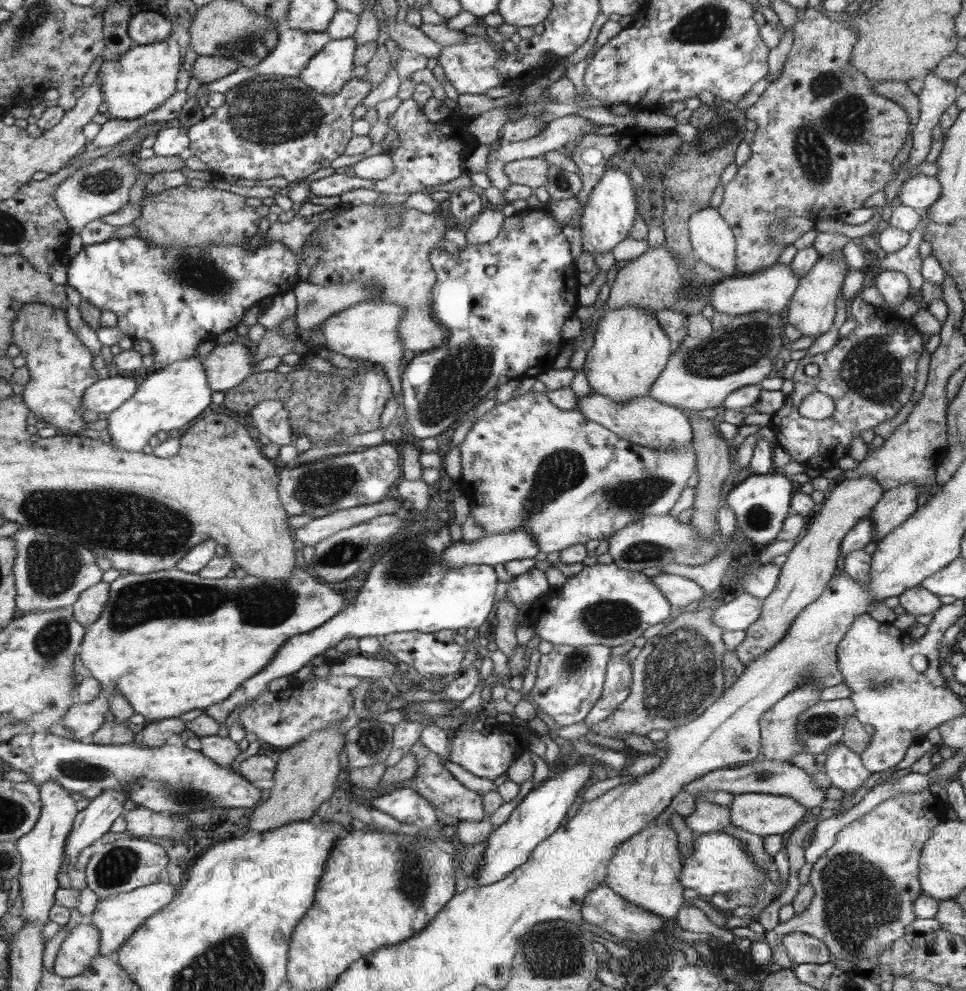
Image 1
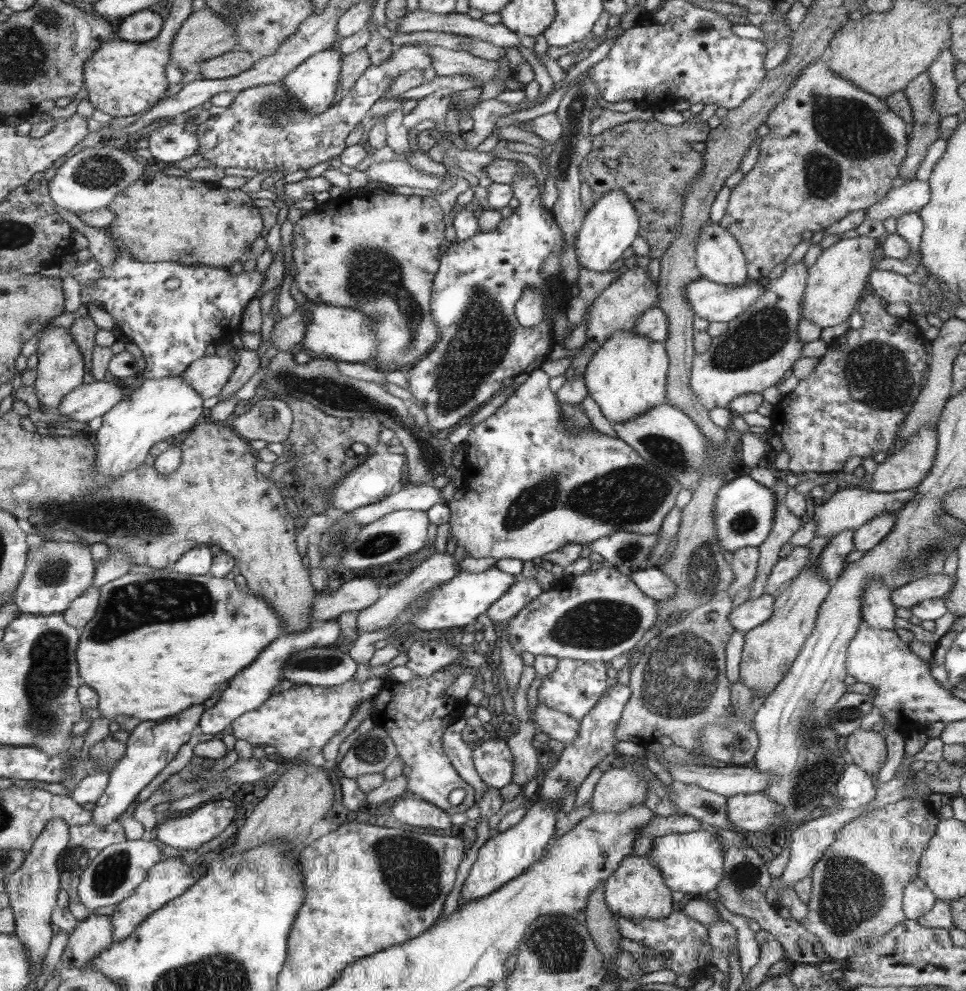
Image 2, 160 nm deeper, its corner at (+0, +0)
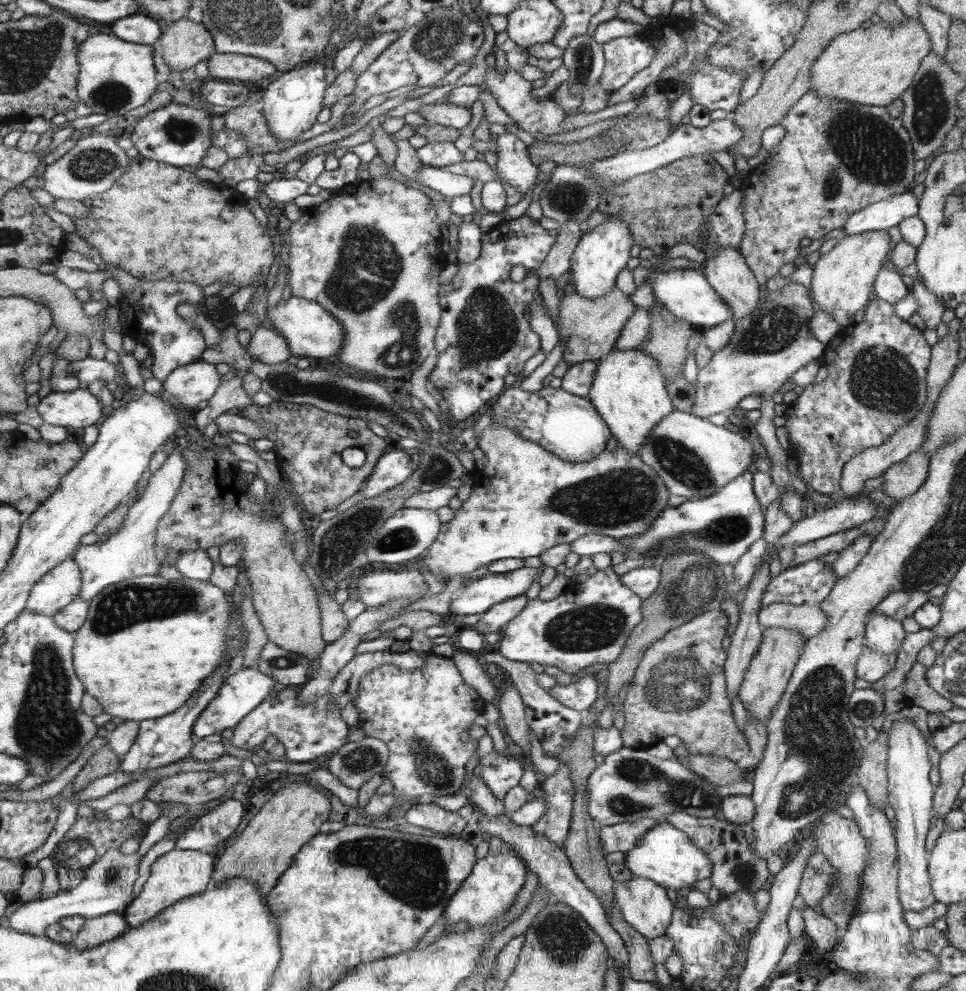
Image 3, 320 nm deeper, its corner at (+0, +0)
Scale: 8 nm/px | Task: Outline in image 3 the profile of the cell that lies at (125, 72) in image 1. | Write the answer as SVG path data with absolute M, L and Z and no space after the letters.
M112 33L96 34L84 43L78 60L82 66L78 95L93 113L122 116L132 108L146 104L158 88L152 45L125 42Z

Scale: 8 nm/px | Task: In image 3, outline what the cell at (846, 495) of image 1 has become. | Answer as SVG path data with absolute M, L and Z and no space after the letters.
M775 626L762 629L762 643L758 645L756 655L749 662L741 687L737 692L744 708L759 722L767 722L767 718L777 708L806 642L802 633L790 631L790 628Z

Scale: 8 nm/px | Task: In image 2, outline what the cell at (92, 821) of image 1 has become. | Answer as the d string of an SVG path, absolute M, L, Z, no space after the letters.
M194 705L175 717L159 721L141 721L129 735L124 756L109 771L110 779L102 796L96 802L91 822L93 825L108 825L117 820L132 804L141 790L148 786L171 760L176 758L178 750L190 740L192 730L200 725L204 705Z

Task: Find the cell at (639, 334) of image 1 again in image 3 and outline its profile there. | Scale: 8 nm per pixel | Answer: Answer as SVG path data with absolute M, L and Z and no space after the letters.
M614 350L600 359L587 396L605 419L620 447L640 455L640 449L653 428L673 413L676 407L669 397L667 383L660 363L644 350Z

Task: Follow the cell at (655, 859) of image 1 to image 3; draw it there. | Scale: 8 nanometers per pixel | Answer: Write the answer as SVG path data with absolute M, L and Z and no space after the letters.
M633 876L626 882L613 884L614 903L620 907L620 914L638 931L648 938L658 938L665 934L673 918L675 904L668 899L667 888L649 878Z

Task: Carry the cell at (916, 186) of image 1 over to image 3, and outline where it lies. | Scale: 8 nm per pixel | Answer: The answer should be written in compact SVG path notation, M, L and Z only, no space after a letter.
M912 190L896 194L866 206L848 217L845 224L847 236L866 231L881 231L898 226L905 218L917 215L919 200Z

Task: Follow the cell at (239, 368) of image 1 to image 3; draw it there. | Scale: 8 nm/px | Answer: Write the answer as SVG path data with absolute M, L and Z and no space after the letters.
M197 360L173 370L163 380L163 392L184 406L196 408L202 400L210 400L221 386L214 363Z

